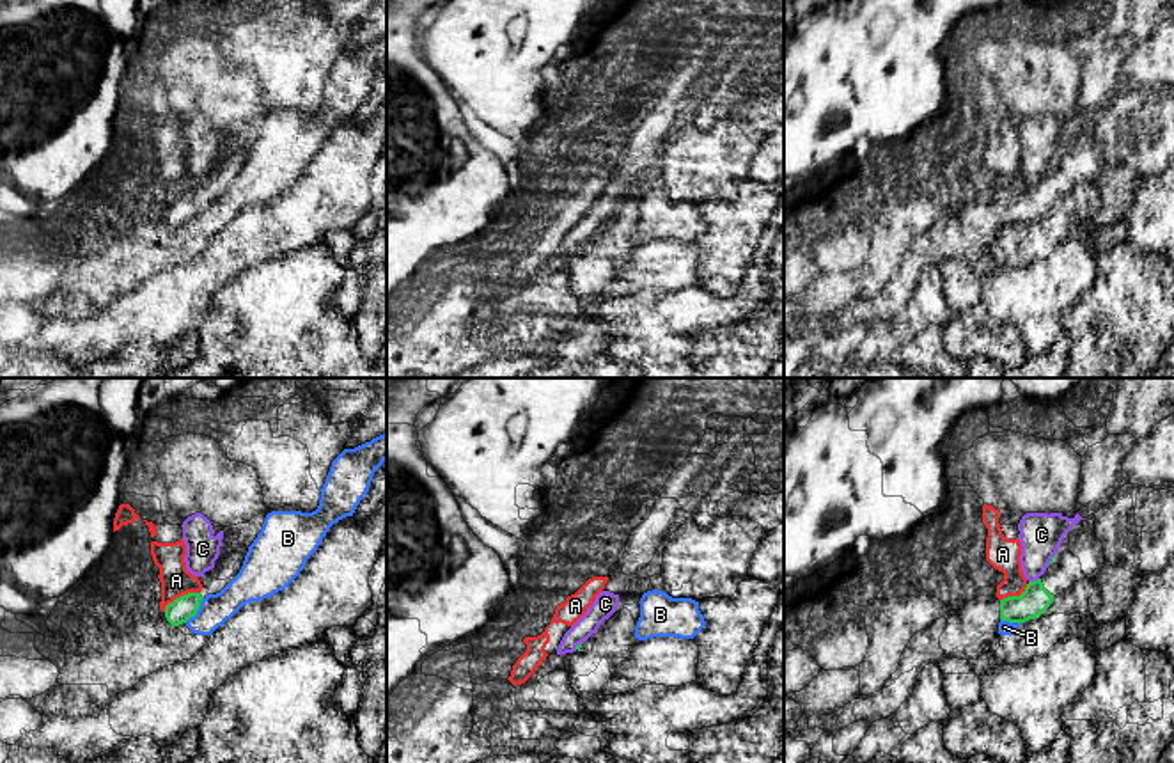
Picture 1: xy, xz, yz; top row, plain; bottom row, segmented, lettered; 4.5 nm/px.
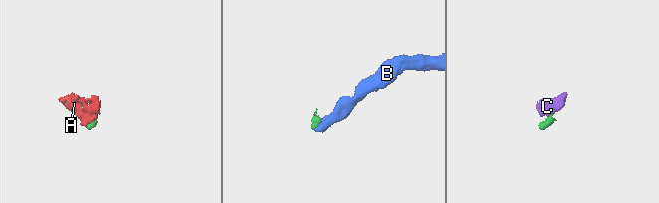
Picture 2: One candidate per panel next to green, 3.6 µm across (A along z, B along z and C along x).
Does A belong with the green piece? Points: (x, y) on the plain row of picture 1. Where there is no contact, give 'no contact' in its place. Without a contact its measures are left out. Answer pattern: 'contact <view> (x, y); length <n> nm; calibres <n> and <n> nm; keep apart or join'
contact xy (180, 199); length 180 nm; calibres 110 and 140 nm; keep apart

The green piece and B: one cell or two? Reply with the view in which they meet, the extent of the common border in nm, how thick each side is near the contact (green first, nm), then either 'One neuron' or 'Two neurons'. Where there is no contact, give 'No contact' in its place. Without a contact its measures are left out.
Touches green in xy. Shared border 140 nm. Thickness 110 nm (green) against 150 nm. Two neurons

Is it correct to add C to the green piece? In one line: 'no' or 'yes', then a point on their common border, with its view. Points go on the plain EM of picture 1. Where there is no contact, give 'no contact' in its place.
no | yz (1034, 183)

